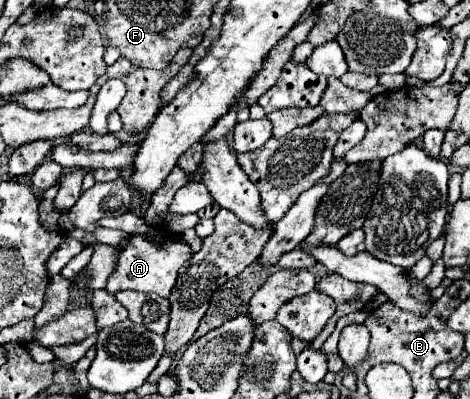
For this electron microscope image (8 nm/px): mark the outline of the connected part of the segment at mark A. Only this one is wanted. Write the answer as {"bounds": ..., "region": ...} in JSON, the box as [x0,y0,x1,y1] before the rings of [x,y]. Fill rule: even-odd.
{"bounds":[106,236,190,298],"region":[[[130,236],[126,250],[120,252],[118,264],[114,272],[108,278],[106,292],[116,294],[120,290],[138,290],[138,292],[156,292],[158,296],[168,298],[170,290],[176,282],[180,266],[190,258],[190,248],[184,244],[184,240],[170,240],[166,244],[166,250],[160,250],[156,244],[152,244],[146,236]]]}

